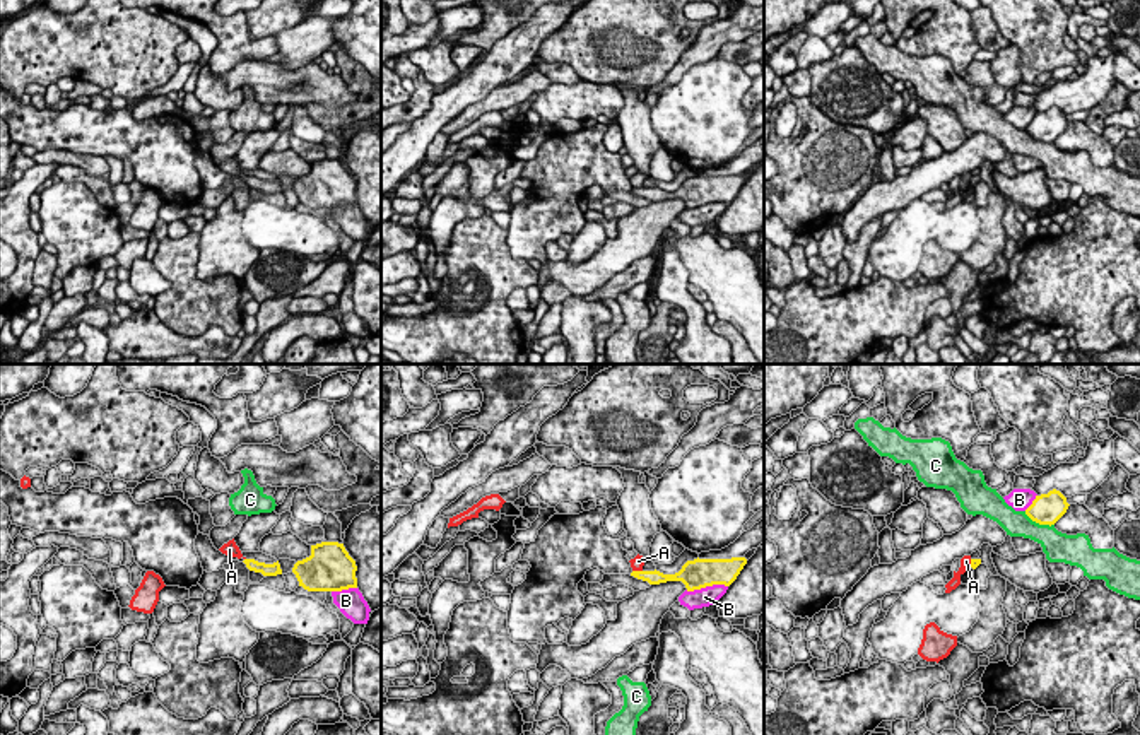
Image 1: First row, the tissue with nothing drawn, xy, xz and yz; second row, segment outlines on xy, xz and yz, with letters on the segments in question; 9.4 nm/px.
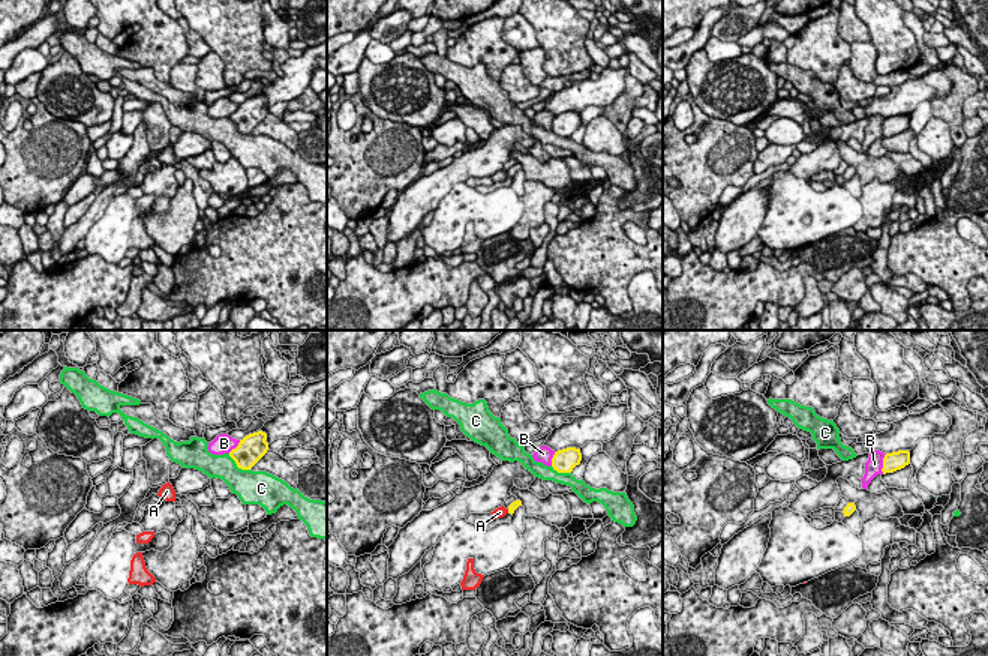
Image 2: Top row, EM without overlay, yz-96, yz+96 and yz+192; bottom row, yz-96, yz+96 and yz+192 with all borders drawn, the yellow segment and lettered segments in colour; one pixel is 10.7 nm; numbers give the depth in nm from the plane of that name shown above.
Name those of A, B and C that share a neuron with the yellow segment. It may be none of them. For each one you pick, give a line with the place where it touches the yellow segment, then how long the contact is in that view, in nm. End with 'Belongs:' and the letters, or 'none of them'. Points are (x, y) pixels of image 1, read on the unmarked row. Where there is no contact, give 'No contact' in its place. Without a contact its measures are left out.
Belongs: none of them

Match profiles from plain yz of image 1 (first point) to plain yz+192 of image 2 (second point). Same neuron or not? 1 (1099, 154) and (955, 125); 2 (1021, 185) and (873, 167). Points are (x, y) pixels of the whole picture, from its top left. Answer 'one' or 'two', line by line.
1: two
2: one

